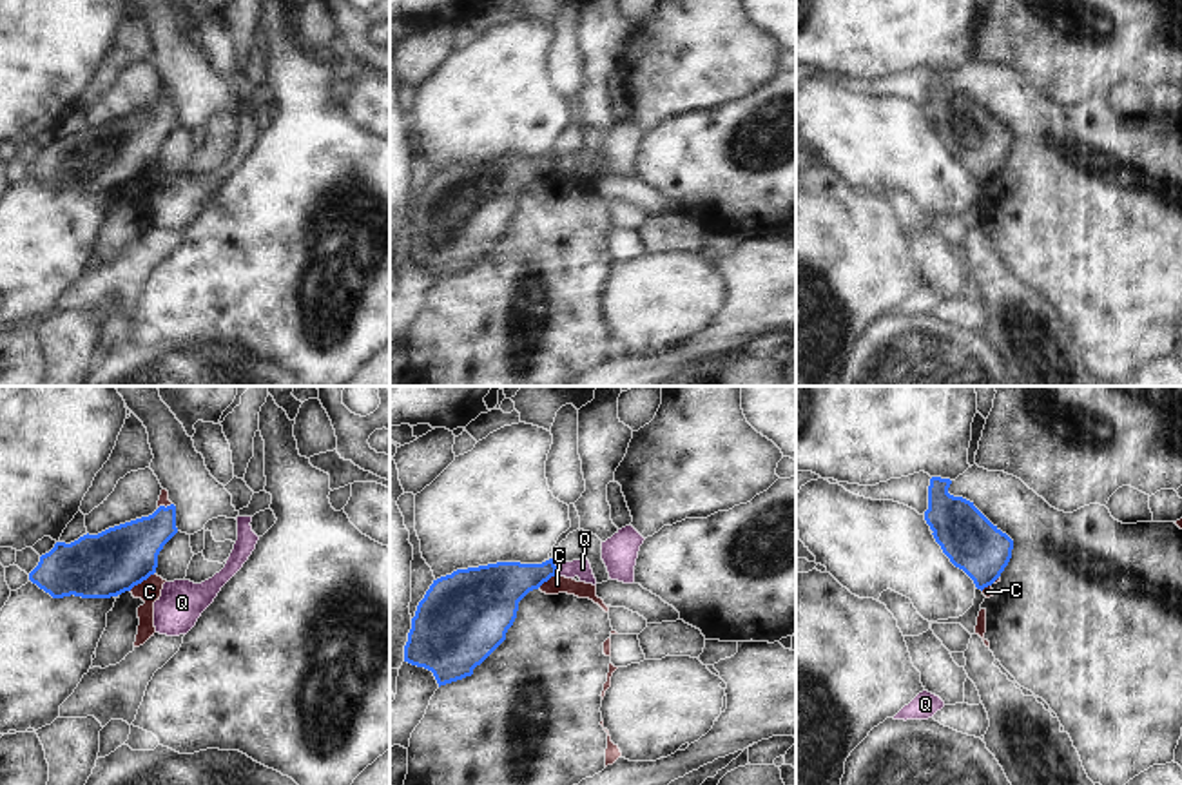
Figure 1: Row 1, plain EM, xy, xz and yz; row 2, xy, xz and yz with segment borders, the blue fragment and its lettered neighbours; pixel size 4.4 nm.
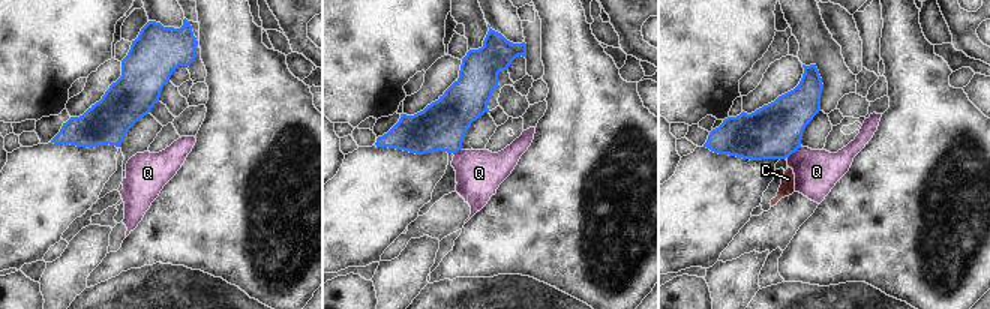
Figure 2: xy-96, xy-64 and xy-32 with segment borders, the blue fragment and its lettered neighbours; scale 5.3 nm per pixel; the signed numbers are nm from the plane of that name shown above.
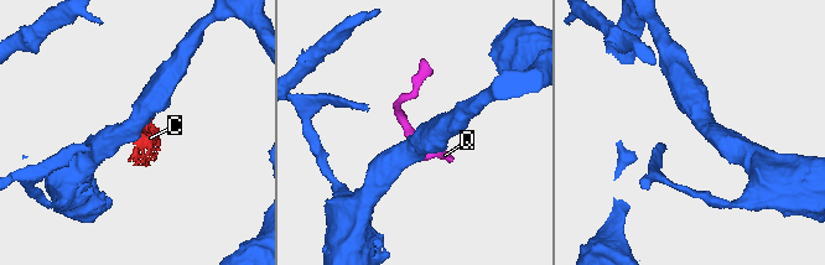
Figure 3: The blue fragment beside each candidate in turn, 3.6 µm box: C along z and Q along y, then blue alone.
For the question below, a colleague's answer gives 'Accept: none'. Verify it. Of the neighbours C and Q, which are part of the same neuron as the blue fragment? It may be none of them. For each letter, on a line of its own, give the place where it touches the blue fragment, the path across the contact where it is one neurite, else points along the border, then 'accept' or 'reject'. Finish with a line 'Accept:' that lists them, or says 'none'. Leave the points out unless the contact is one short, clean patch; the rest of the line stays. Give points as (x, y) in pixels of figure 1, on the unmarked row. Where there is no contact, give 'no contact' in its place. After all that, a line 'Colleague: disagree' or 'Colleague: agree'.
C: meets blue in xy at (142, 174); border along xy (155, 165), (129, 184); reject
Q: meets blue in xz at (555, 162); border along xz (553, 156), (557, 167); reject
Accept: none
Colleague: agree

